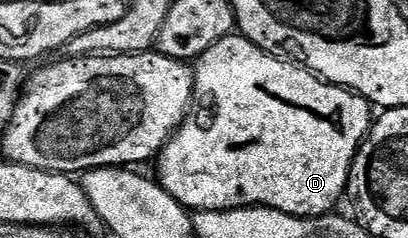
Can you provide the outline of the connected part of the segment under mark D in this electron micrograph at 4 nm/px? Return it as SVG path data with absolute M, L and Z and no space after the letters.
M230 35L219 39L203 55L196 58L193 70L193 106L185 122L177 128L173 138L161 148L156 158L156 180L170 195L190 211L223 211L224 209L278 209L287 215L295 215L302 219L320 219L332 214L340 197L344 198L349 183L349 172L357 149L364 141L371 128L371 106L365 98L352 89L342 89L339 85L331 85L328 81L309 72L308 69L291 61L281 61L278 57L270 57L255 43L240 35Z

